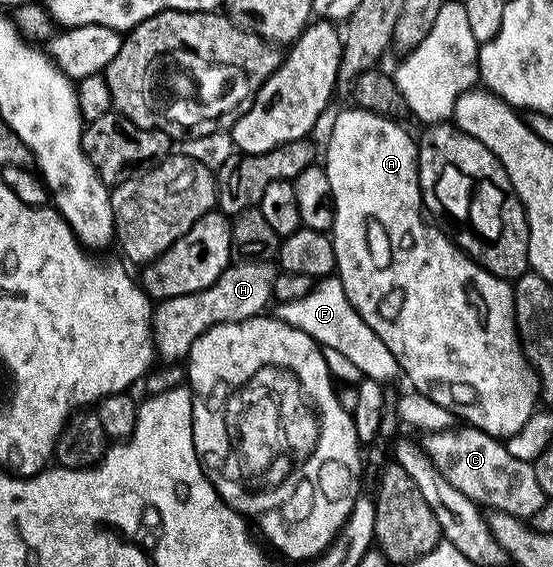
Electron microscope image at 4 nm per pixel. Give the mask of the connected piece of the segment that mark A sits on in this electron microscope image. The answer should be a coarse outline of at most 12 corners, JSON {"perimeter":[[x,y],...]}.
{"perimeter":[[348,106],[335,275],[413,389],[520,400],[513,285],[426,215],[417,141]]}

